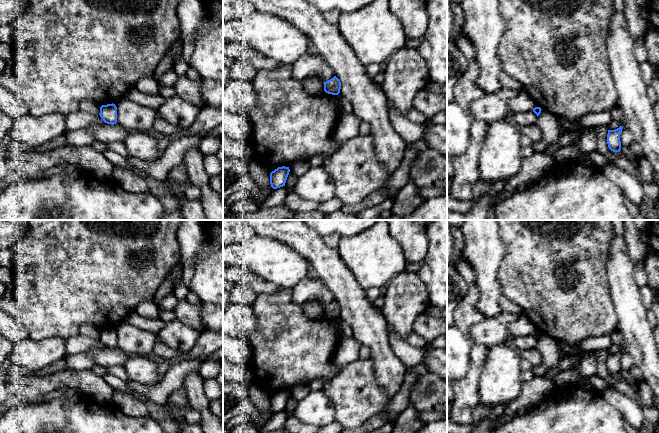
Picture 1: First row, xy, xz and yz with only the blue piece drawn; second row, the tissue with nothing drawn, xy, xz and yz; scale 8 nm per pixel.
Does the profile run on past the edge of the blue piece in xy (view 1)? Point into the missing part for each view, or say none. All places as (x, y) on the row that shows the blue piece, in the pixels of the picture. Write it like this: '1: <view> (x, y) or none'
1: none

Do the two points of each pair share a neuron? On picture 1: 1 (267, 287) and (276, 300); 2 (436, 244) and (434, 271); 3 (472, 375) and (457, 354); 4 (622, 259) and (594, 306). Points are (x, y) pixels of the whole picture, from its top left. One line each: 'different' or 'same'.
1: different
2: same
3: different
4: different

